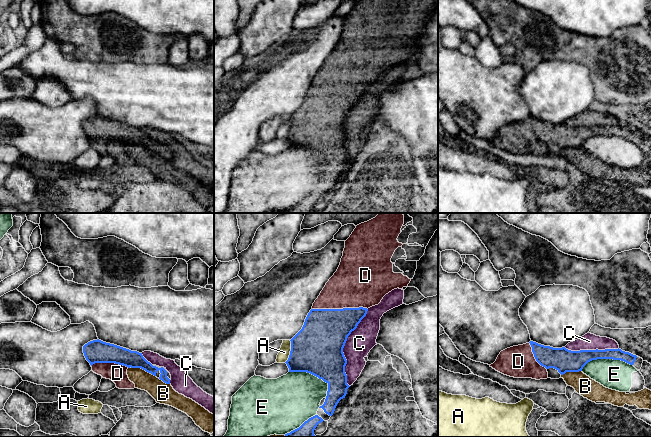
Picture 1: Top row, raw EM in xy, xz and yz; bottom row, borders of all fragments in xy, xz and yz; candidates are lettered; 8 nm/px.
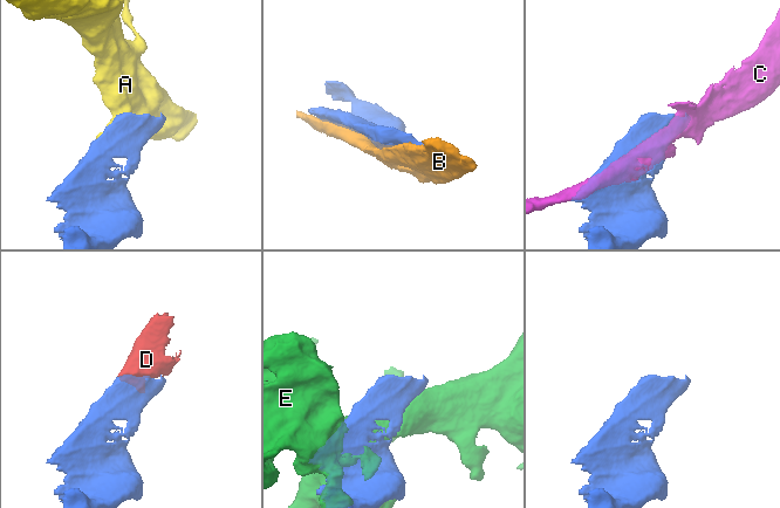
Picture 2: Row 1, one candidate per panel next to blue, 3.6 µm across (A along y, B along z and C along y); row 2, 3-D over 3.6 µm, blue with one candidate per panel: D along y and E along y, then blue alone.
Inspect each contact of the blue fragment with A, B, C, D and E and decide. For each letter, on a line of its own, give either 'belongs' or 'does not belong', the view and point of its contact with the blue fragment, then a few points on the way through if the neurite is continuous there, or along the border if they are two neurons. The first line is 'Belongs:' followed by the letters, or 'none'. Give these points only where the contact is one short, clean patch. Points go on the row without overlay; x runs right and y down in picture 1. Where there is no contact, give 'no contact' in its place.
Belongs: D
A: does not belong | xz (290, 127) | along xz (290, 116), (290, 130), (284, 138)
B: does not belong | xy (139, 143)
C: does not belong | xz (343, 123)
D: belongs | xz (339, 85)
E: does not belong | yz (606, 134)

